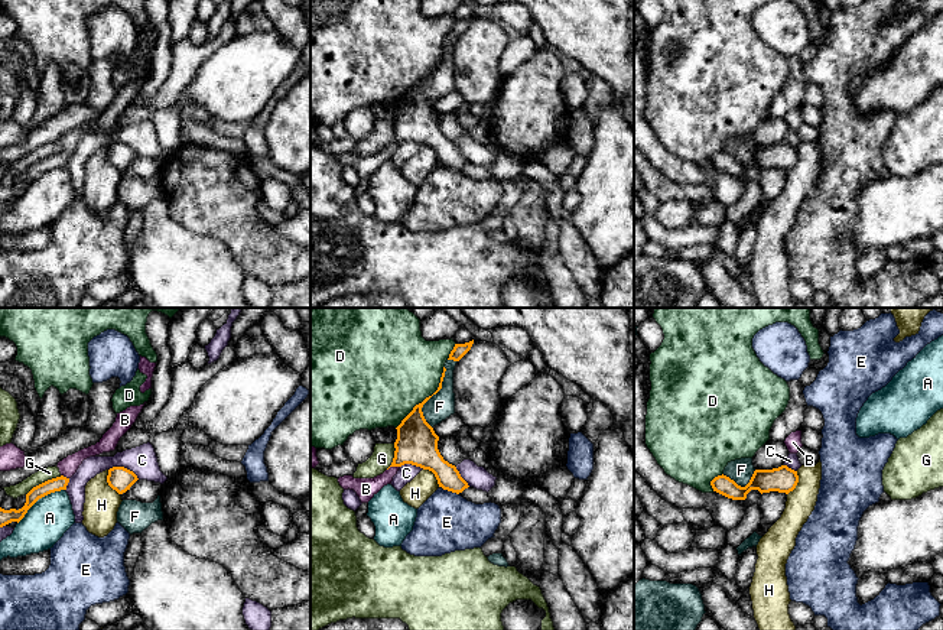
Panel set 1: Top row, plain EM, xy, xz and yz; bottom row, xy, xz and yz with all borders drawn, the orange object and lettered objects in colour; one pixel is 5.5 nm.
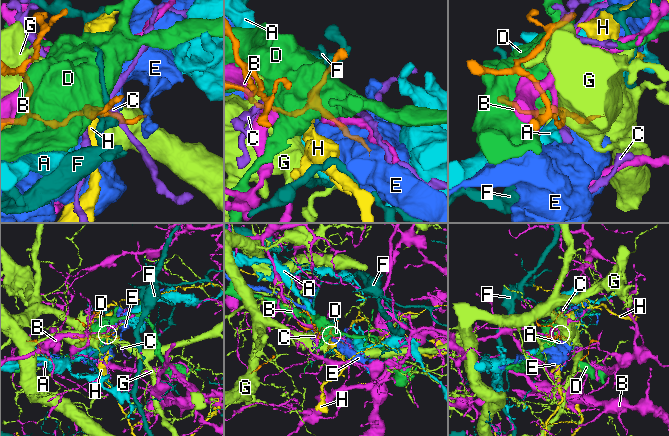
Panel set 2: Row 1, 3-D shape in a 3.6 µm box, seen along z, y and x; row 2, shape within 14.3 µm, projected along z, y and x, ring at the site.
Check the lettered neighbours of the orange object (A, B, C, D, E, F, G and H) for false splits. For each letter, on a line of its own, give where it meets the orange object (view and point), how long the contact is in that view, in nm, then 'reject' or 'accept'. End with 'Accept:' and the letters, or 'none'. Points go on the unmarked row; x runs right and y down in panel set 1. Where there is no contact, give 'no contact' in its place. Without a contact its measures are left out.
A: meets orange in xy at (39, 174); contact 320 nm long; reject
B: meets orange in xz at (393, 142); contact 80 nm long; accept
C: meets orange in xy at (123, 143); contact 190 nm long; reject
D: meets orange in xz at (426, 74); contact 440 nm long; reject
E: meets orange in xz at (451, 166); contact 100 nm long; reject
F: meets orange in xz at (431, 72); contact 360 nm long; reject
G: meets orange in xy at (45, 158); contact 220 nm long; reject
H: meets orange in xy at (107, 158); contact 160 nm long; reject
Accept: B

